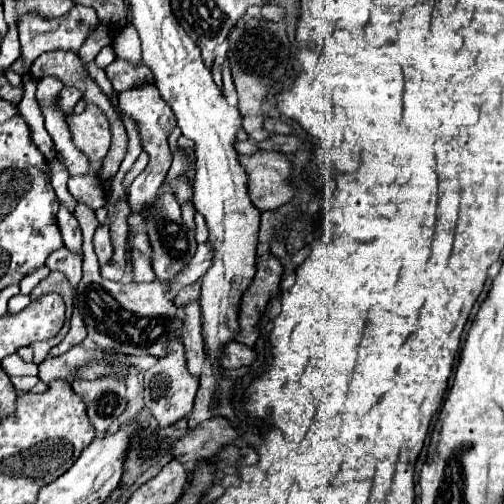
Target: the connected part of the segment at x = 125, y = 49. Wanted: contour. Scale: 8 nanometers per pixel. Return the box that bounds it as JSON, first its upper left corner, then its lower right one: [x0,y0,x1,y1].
[113,27,141,63]

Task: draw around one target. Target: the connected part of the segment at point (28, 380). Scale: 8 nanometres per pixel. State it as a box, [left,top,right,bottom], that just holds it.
[11,377,39,391]

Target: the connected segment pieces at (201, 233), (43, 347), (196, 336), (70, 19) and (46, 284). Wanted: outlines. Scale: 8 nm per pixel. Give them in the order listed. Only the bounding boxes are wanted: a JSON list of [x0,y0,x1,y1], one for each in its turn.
[[194,213,208,244],[31,317,69,363],[183,303,205,377],[19,5,99,71],[31,271,73,313]]

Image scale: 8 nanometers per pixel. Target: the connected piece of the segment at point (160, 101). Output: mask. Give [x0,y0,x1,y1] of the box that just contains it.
[119,85,177,213]

